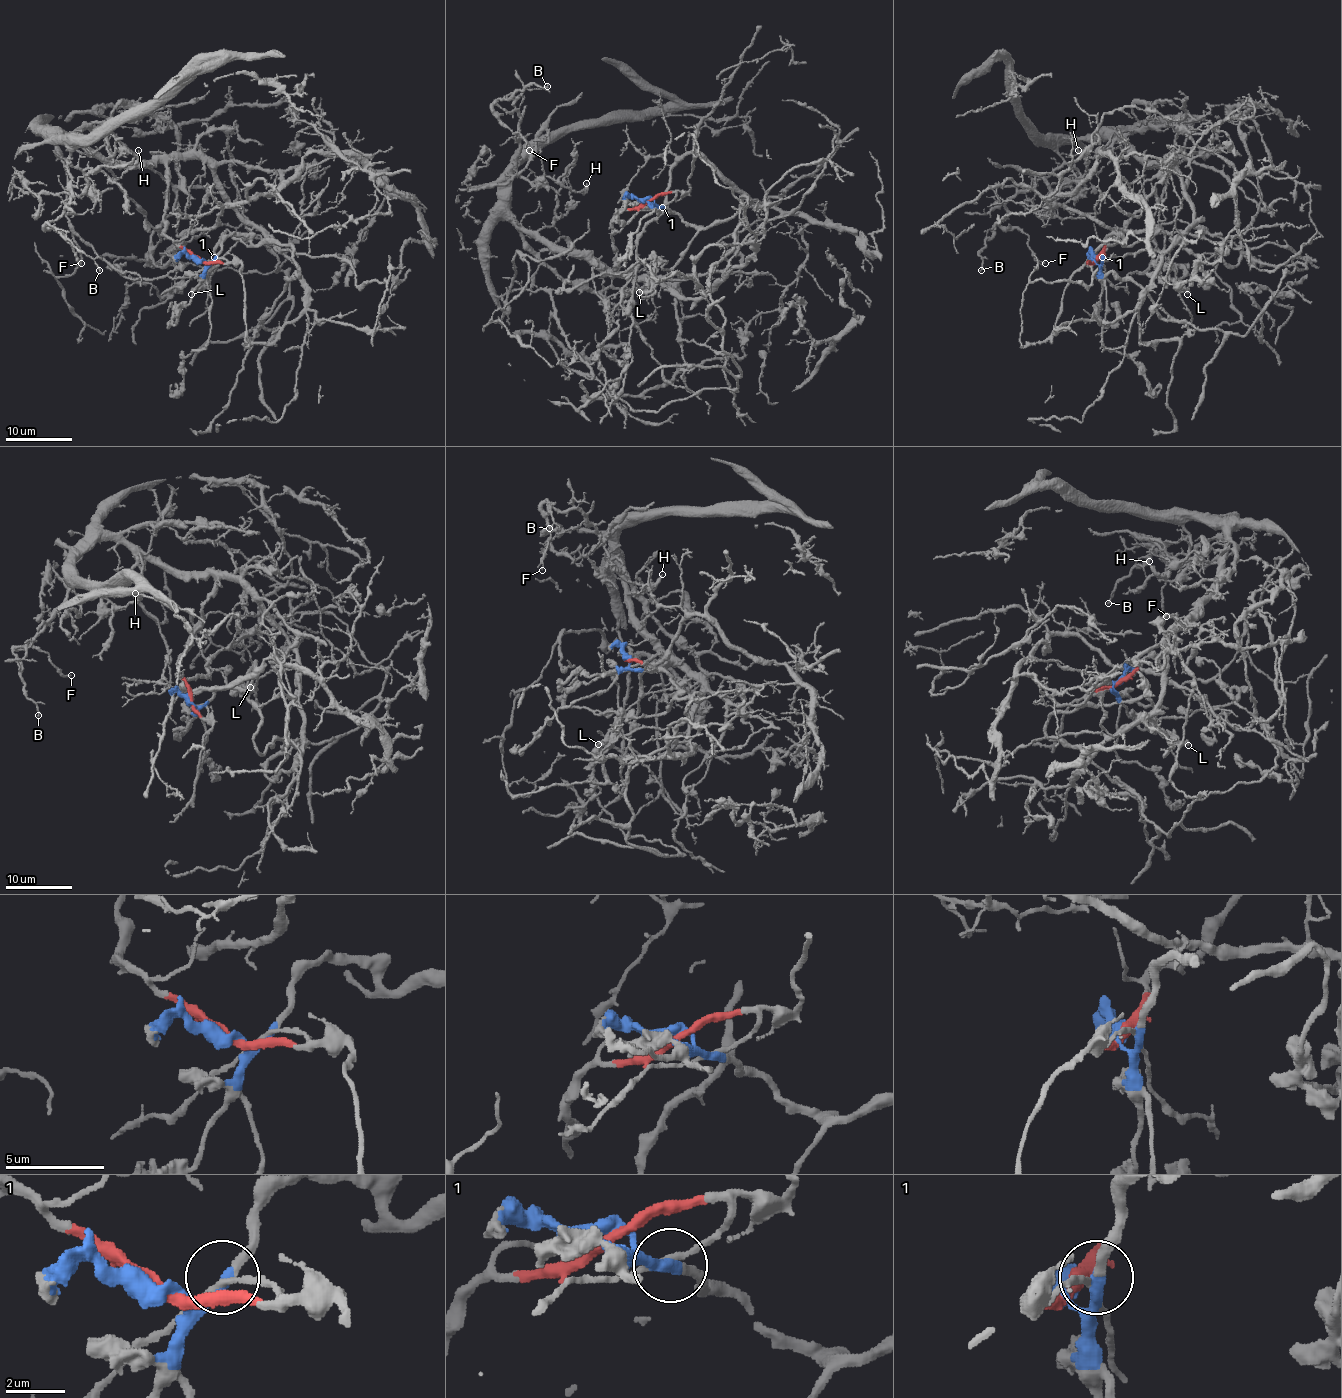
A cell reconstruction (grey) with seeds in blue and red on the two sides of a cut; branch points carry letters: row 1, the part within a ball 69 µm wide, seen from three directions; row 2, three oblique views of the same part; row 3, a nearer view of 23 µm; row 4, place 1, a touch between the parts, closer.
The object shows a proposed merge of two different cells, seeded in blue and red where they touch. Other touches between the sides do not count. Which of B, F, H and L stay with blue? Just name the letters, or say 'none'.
L

